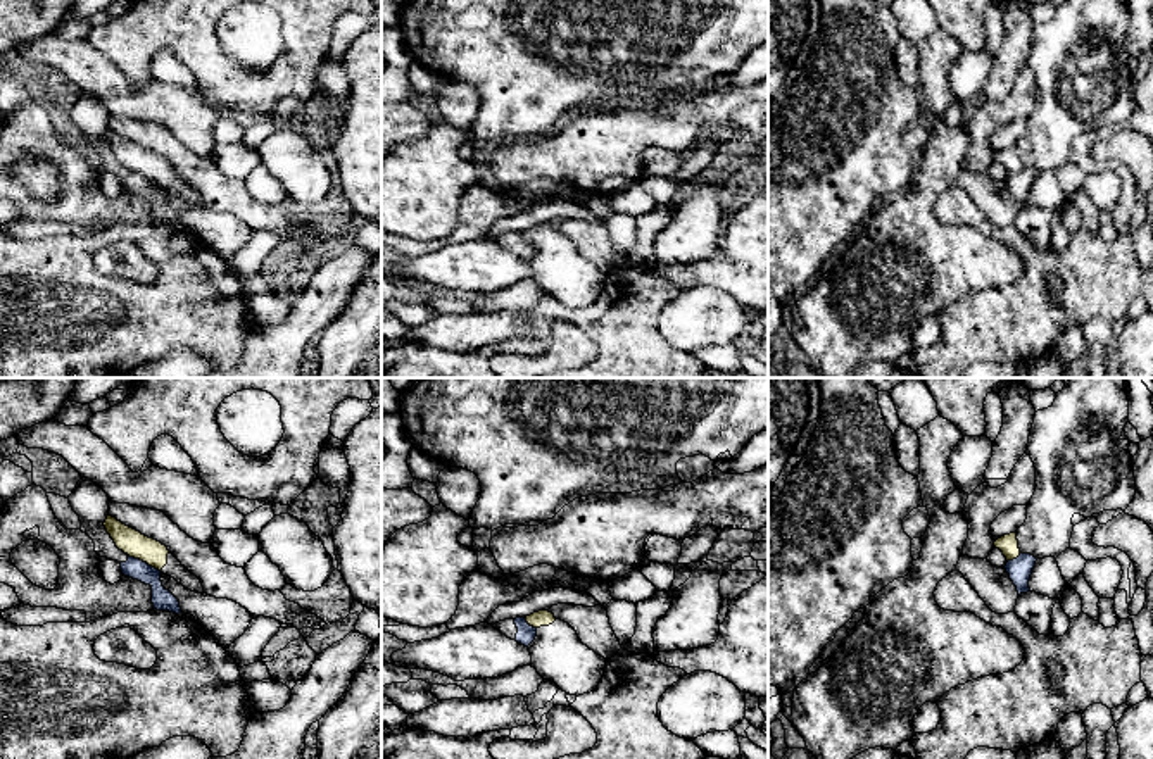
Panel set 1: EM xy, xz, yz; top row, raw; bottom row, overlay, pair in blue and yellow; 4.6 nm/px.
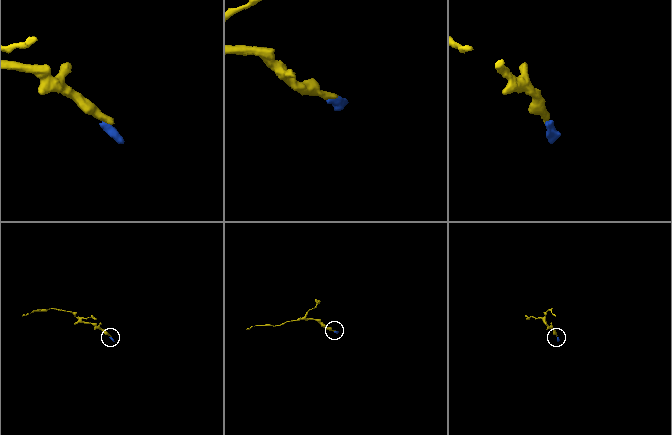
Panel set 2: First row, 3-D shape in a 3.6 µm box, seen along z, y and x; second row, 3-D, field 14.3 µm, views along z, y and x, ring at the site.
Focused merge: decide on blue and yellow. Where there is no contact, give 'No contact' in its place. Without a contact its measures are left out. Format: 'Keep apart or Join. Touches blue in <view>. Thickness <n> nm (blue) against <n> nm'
Keep apart. Touches blue in xy. Thickness 100 nm (blue) against 120 nm

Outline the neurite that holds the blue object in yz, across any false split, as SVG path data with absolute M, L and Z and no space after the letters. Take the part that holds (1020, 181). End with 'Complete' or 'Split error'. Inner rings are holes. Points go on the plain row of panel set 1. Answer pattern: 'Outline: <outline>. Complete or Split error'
Outline: M1020 166L1017 172L1006 176L1005 183L1010 188L1013 198L1017 200L1018 209L1030 205L1029 193L1036 174L1037 172L1034 169Z. Complete

